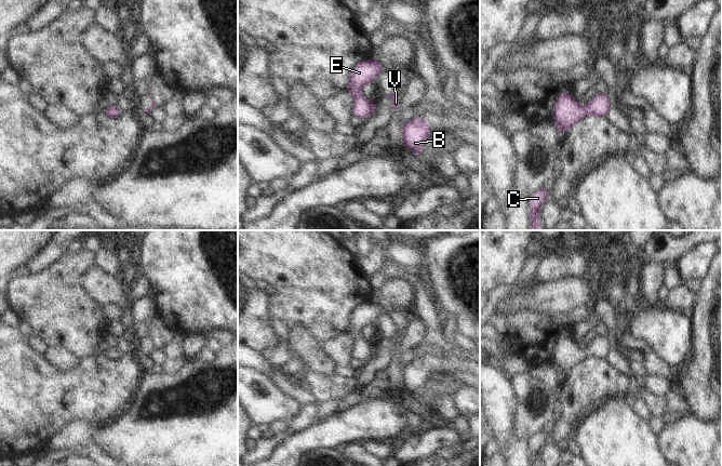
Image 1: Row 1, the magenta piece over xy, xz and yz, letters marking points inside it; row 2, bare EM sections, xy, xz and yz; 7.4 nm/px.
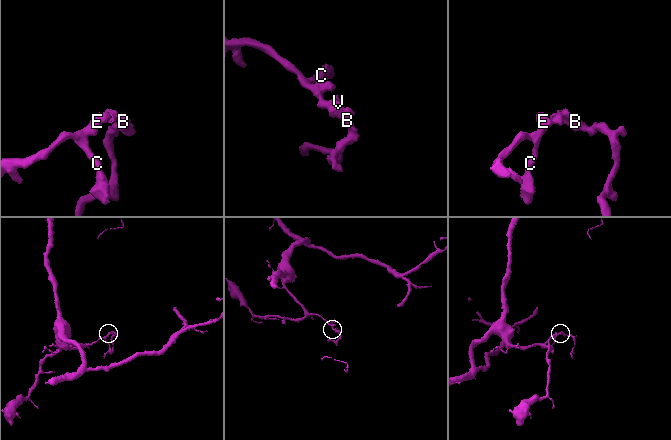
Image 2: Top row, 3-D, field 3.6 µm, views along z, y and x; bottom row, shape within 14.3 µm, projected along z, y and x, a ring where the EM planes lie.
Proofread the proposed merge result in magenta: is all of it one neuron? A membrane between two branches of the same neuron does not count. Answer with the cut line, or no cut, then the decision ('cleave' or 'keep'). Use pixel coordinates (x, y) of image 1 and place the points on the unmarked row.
cut none; keep

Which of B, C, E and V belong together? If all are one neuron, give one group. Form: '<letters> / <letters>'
B C E V

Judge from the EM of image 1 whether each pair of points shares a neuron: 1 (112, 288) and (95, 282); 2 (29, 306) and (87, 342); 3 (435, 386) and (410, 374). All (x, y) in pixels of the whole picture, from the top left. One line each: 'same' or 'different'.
1: same
2: same
3: different

